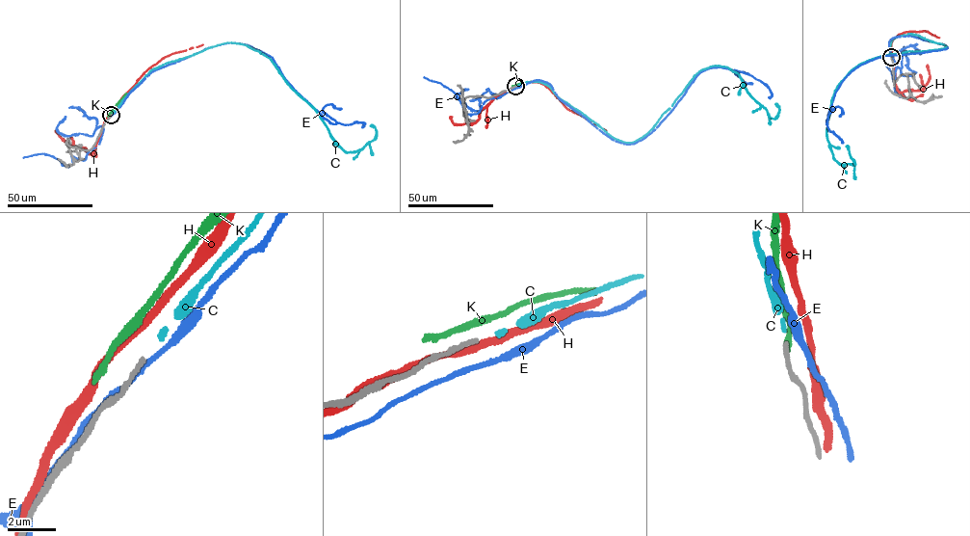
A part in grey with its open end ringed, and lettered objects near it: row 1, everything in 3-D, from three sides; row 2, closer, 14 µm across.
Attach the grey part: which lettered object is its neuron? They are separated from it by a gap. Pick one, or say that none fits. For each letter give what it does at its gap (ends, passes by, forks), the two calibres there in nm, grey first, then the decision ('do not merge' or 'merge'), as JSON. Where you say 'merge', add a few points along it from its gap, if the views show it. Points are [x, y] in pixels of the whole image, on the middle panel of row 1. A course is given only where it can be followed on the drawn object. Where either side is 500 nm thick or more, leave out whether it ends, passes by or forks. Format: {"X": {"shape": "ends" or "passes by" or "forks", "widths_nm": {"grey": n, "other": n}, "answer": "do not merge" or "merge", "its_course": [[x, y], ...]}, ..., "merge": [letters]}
{"C": {"shape": "ends", "widths_nm": {"grey": 180, "other": 160}, "answer": "merge", "its_course": [[517, 86], [541, 82], [624, 142], [643, 136], [694, 75], [712, 66], [738, 74], [773, 119], [775, 104]]}, "E": {"shape": "passes by", "widths_nm": {"grey": 180, "other": 220}, "answer": "do not merge"}, "H": {"shape": "passes by", "widths_nm": {"grey": 180, "other": 280}, "answer": "do not merge"}, "K": {"shape": "passes by", "widths_nm": {"grey": 180, "other": 280}, "answer": "do not merge"}, "merge": ["C"]}

